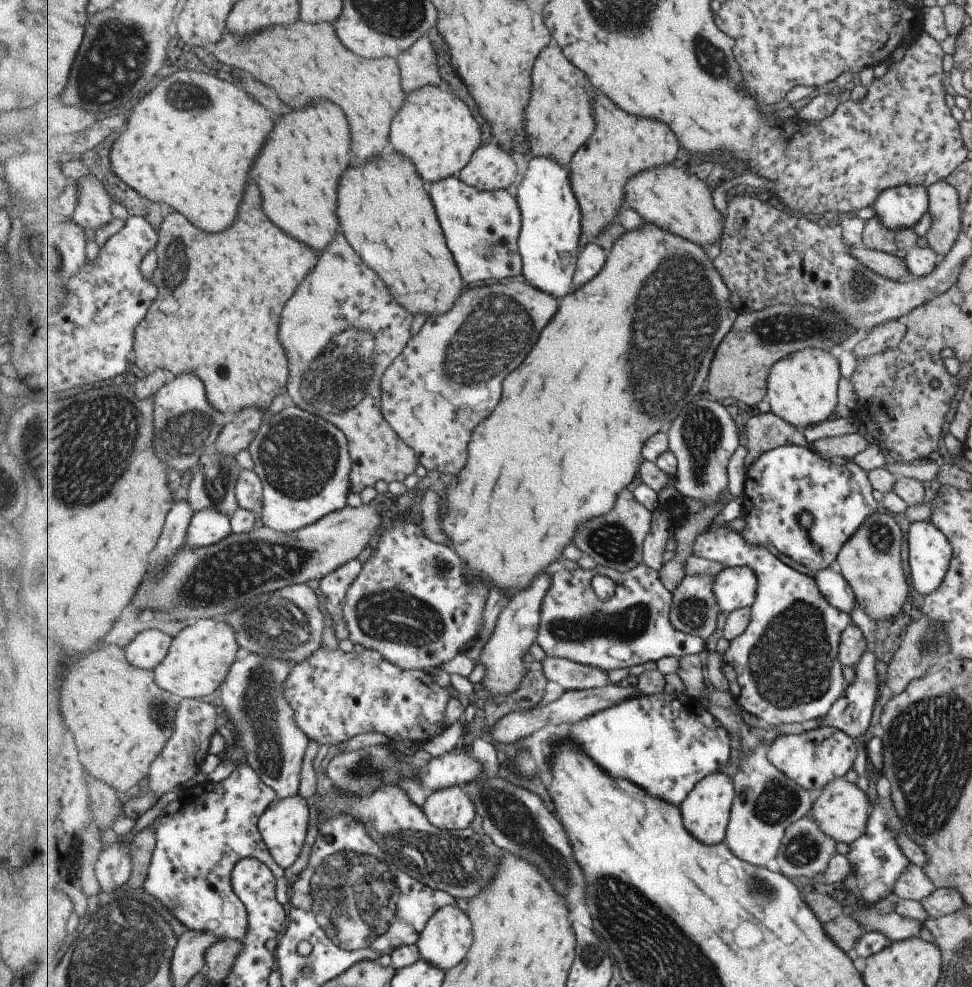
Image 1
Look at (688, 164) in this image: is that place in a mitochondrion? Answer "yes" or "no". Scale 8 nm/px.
no

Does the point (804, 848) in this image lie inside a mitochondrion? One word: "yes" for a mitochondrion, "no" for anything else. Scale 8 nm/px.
yes

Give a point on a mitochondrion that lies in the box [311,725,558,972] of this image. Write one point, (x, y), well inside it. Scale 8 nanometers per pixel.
(462, 860)

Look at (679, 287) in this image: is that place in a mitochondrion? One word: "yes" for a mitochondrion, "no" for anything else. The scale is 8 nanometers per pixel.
yes

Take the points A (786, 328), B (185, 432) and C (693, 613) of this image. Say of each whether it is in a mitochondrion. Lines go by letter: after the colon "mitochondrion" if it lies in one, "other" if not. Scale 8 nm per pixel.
A: mitochondrion
B: mitochondrion
C: mitochondrion

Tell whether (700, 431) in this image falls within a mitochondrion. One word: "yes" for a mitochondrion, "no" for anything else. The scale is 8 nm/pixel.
yes

